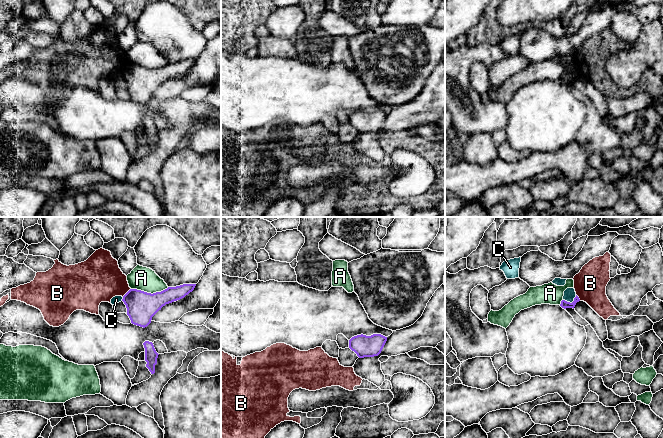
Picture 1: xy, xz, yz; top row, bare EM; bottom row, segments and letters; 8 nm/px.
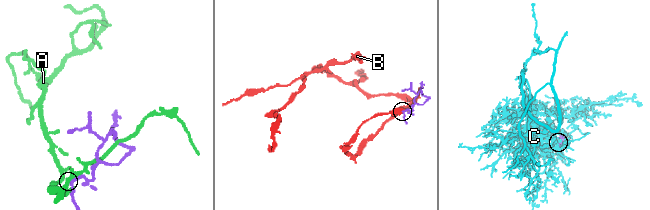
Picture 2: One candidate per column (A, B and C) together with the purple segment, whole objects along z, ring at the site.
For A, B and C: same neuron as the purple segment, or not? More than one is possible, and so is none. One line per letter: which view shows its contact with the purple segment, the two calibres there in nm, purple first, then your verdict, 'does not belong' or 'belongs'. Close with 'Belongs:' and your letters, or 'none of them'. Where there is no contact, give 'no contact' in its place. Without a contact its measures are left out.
A: xy | 240/190 nm | does not belong
B: xy | 240/360 nm | does not belong
C: yz | 70/100 nm | does not belong
Belongs: none of them

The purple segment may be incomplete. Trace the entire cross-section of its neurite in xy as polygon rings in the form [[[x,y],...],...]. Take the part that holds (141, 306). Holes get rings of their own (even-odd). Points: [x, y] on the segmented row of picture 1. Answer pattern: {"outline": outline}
{"outline": [[[183,284],[156,292],[147,293],[137,289],[130,289],[122,301],[126,305],[127,315],[131,323],[140,327],[147,327],[152,317],[166,304],[180,300],[192,292],[196,284]]]}

